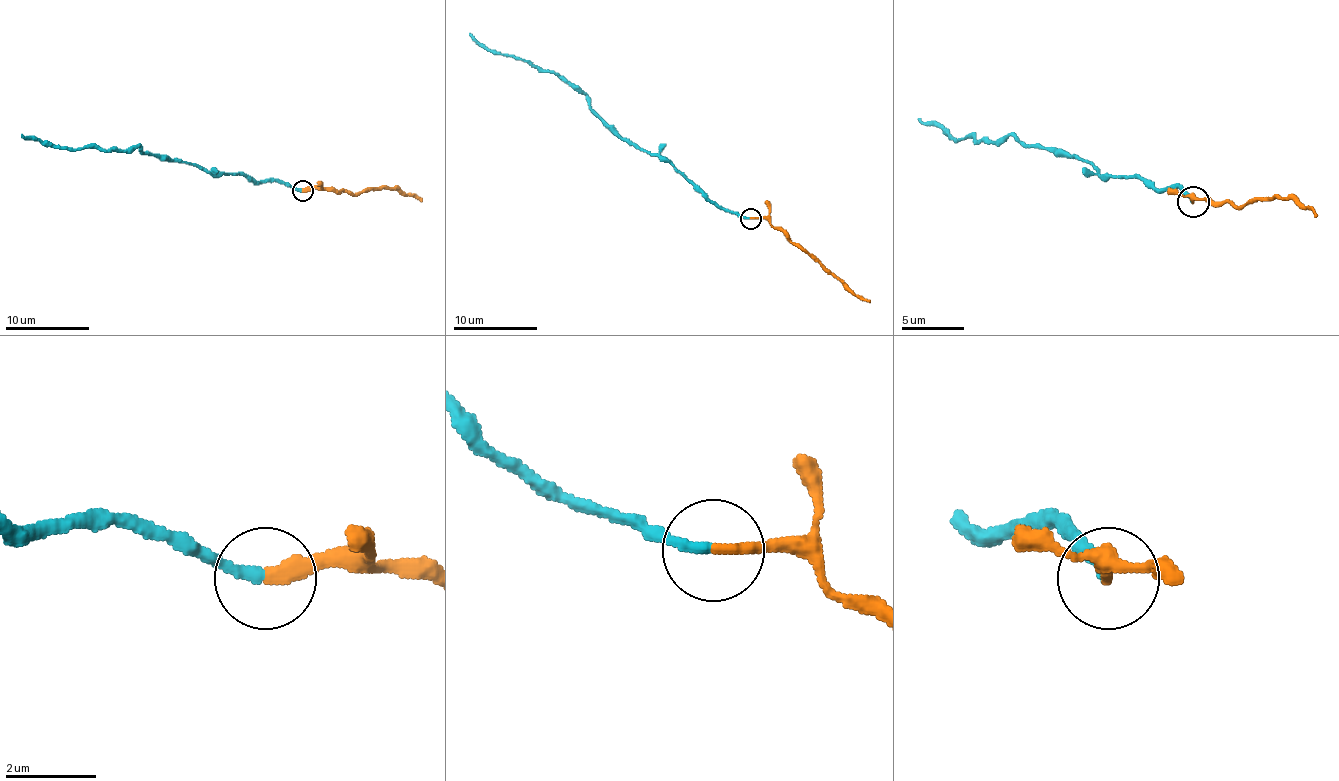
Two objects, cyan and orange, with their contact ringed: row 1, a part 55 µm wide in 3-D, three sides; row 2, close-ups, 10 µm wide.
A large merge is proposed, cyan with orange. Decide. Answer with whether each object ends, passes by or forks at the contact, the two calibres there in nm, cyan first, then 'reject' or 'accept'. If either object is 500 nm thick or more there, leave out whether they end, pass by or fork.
cyan ends there; orange ends there; 240 nm thick on the cyan side, 320 nm on the other; accept

